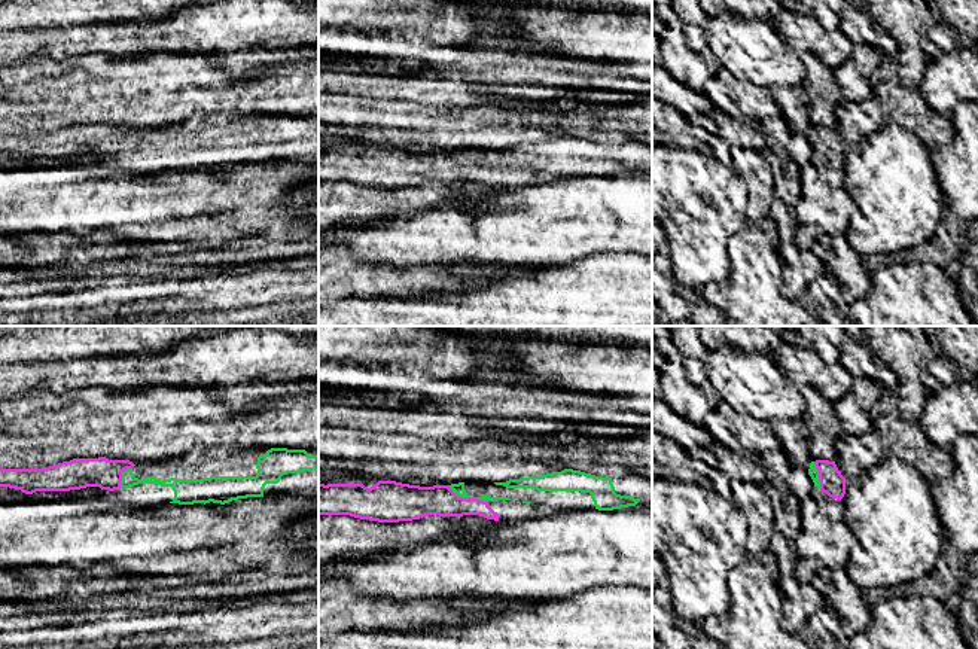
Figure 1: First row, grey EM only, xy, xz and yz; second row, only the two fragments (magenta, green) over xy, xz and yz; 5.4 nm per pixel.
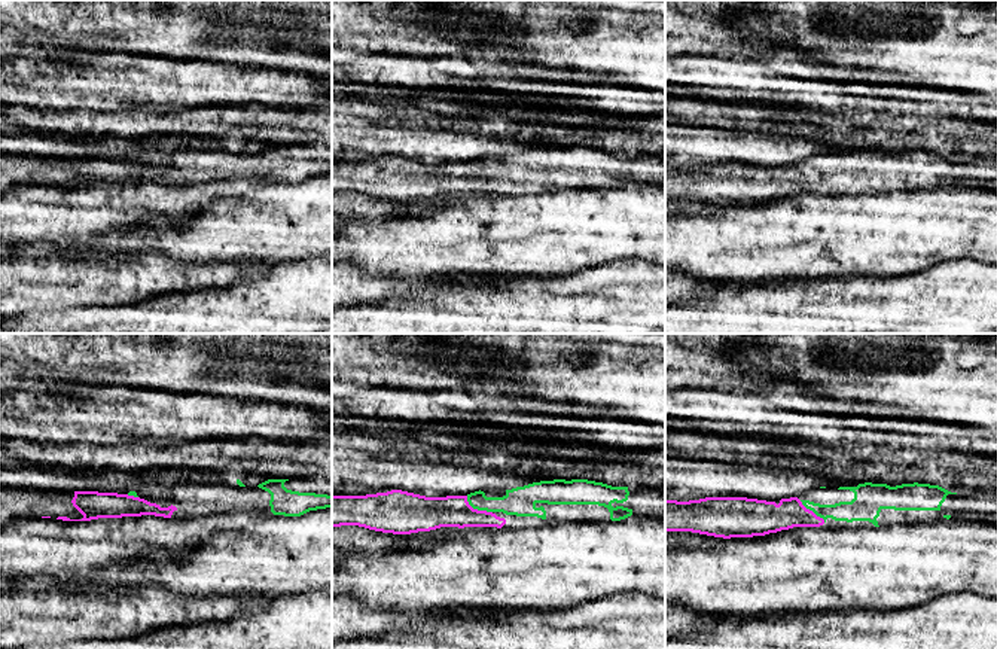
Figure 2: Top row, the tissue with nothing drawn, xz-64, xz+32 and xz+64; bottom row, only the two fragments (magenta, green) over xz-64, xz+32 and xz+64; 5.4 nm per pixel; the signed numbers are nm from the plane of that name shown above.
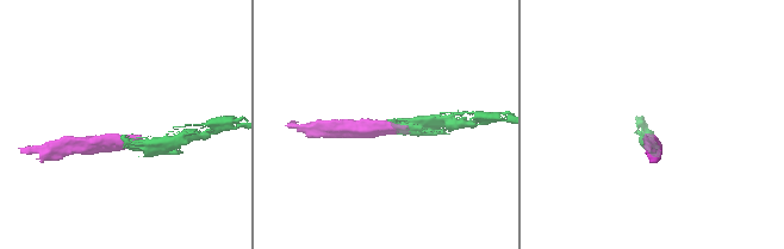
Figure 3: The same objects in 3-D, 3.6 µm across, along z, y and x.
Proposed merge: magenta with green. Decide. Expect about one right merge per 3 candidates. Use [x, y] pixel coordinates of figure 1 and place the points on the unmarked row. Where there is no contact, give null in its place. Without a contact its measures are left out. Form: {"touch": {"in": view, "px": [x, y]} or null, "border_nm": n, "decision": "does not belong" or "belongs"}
{"touch": {"in": "xz", "px": [468, 164]}, "border_nm": 240, "decision": "belongs"}

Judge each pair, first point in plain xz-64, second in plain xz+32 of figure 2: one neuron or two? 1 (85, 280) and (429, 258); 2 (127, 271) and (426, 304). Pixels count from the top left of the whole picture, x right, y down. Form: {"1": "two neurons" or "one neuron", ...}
{"1": "two neurons", "2": "two neurons"}

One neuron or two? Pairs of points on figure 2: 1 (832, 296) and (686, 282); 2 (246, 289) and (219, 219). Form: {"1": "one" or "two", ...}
{"1": "two", "2": "two"}

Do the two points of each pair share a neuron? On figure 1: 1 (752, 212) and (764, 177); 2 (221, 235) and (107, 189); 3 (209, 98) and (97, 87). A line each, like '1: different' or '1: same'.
1: same
2: same
3: same

